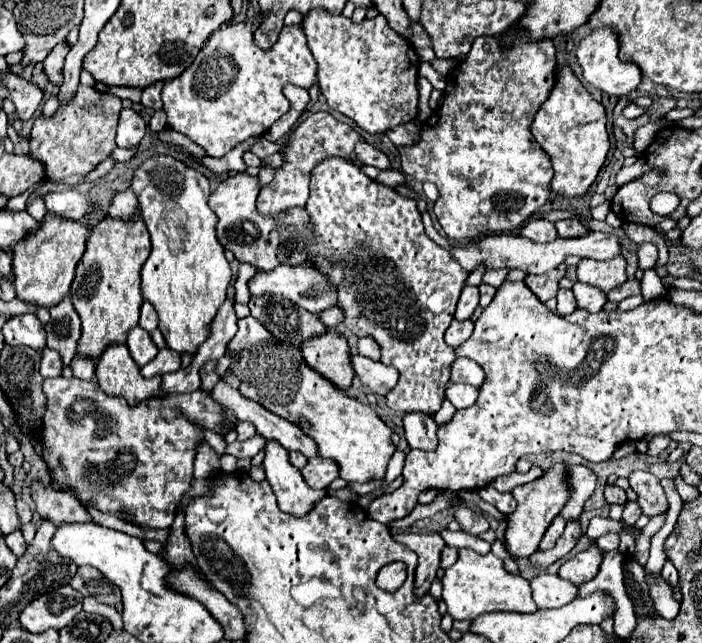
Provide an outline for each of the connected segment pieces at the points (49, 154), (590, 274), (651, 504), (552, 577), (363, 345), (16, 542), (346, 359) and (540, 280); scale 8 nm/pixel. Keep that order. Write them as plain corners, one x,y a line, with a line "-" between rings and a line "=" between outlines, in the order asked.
79,84
73,100
65,106
59,108
51,118
40,115
33,124
31,136
31,156
39,162
43,162
45,166
45,174
49,180
61,180
65,176
73,176
73,174
89,174
99,162
103,162
111,150
115,148
115,130
117,130
117,120
119,120
119,112
121,112
121,100
117,96
111,94
101,94
95,88
87,88
83,84
=
615,256
613,260
603,260
603,262
585,258
577,266
577,278
579,278
579,282
597,286
603,292
611,292
613,288
621,286
627,280
625,258
=
635,470
629,476
629,486
637,494
637,504
645,516
657,516
669,510
663,486
651,472
=
539,574
531,580
533,600
539,608
561,608
577,598
577,586
557,574
=
359,338
359,354
361,356
367,356
371,360
379,360
381,358
381,352
379,352
379,344
373,340
373,338
=
21,532
9,534
9,536
5,538
5,542
7,542
7,546
9,546
9,548
13,548
13,554
15,554
15,556
23,556
23,552
25,552
27,544
25,544
25,538
23,538
23,534
21,534
=
329,330
321,336
313,336
313,340
301,344
301,352
305,362
331,380
337,388
347,390
351,386
351,350
347,338
341,332
=
559,264
553,272
539,274
539,276
527,276
523,282
541,302
547,302
549,298
557,294
559,280
565,276
565,270
567,270
567,264

